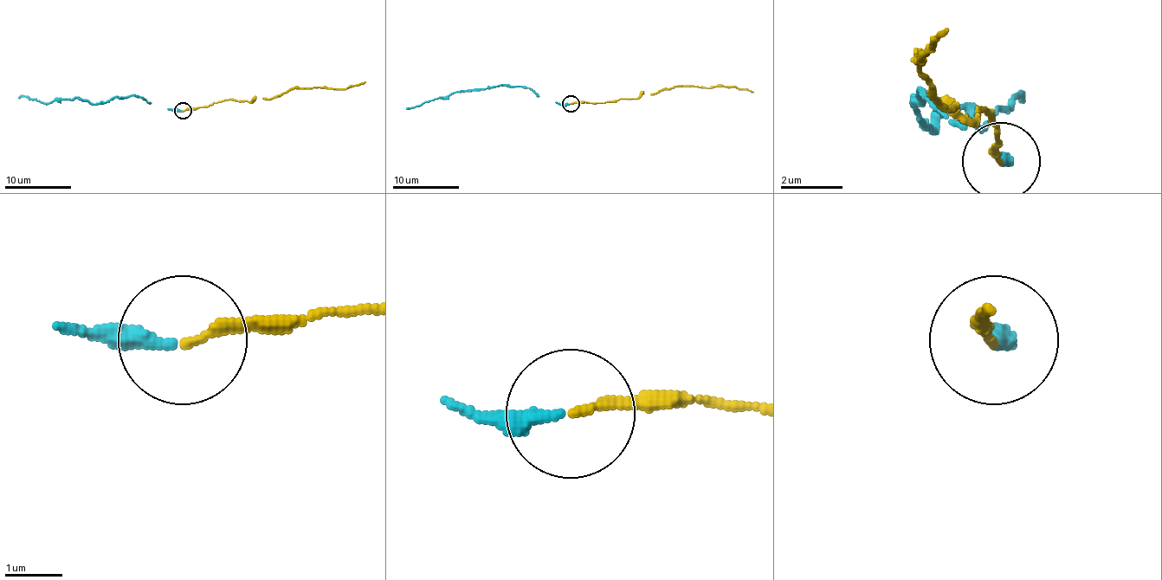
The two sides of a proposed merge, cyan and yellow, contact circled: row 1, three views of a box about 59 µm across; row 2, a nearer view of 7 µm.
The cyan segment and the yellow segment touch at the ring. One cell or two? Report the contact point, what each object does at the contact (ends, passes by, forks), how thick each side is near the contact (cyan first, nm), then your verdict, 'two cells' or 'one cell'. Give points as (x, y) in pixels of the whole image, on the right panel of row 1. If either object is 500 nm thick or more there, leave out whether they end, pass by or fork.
at (1001, 161); cyan ends there; yellow ends there; 280 nm thick on the cyan side, 150 nm on the other; one cell

